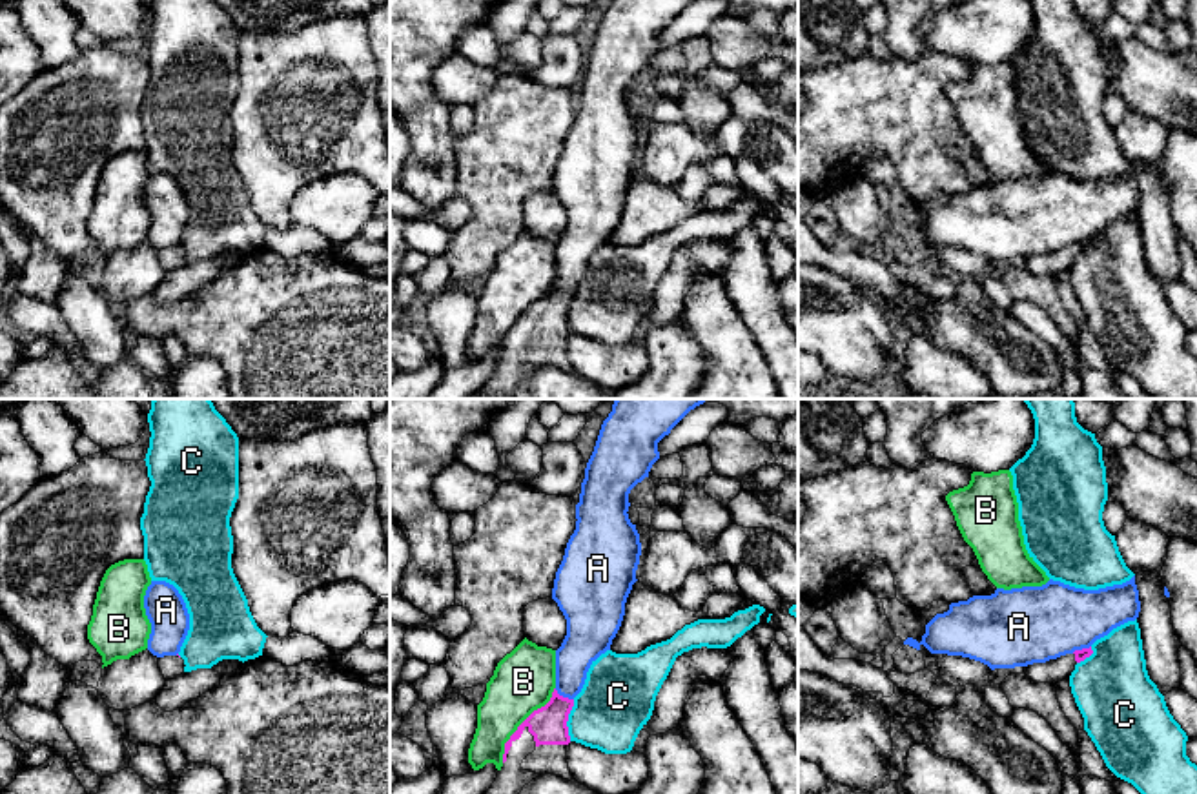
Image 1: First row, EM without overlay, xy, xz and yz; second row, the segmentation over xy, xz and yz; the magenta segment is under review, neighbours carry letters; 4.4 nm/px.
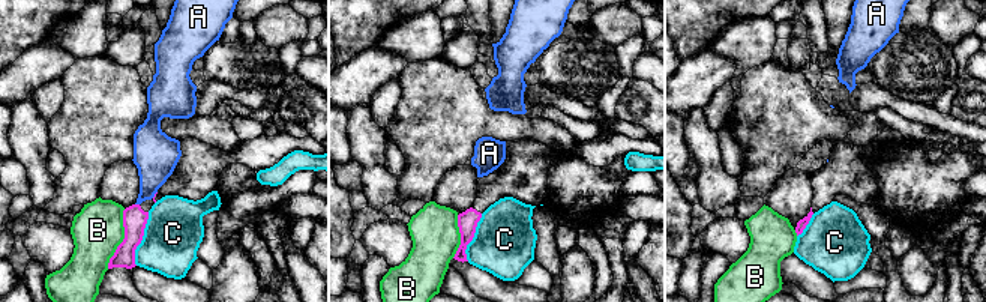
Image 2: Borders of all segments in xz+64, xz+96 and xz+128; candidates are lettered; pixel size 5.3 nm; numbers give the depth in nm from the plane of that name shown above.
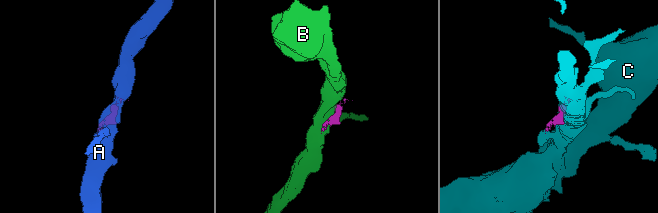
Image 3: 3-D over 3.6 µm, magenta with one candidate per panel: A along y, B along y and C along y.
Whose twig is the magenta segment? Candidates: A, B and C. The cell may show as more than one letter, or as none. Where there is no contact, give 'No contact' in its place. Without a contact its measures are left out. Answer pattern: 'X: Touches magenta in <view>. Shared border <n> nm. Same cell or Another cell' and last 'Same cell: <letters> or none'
A: Touches magenta in xz. Shared border 100 nm. Another cell
B: Touches magenta in xz. Shared border 400 nm. Another cell
C: Touches magenta in xz. Shared border 190 nm. Another cell
Same cell: none

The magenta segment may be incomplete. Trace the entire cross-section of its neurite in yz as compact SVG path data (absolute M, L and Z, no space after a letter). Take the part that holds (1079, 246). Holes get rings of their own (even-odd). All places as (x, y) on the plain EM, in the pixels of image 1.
M1091 239L1075 242L1073 246L1060 248L1057 251L1049 251L1046 255L1033 255L1024 259L1024 266L1037 275L1059 275L1062 271L1069 271L1075 257L1084 253L1093 246Z

